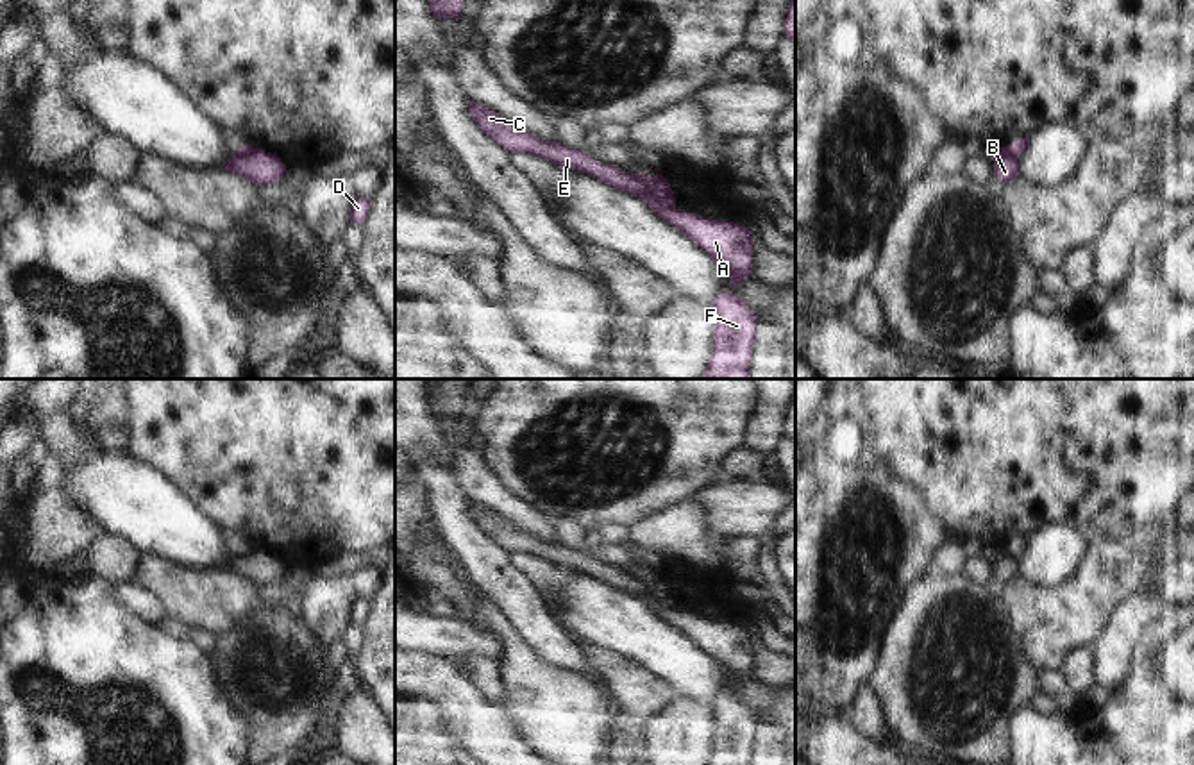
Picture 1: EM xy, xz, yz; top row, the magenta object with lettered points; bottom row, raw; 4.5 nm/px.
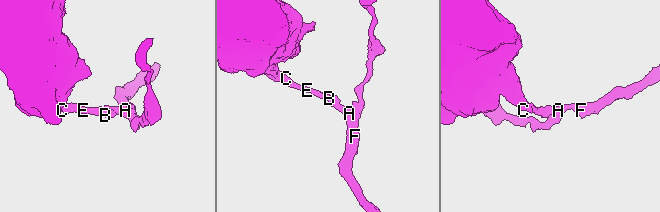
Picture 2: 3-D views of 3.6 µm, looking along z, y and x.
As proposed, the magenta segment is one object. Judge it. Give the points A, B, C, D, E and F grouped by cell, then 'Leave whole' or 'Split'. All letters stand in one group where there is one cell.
Groups: A D F / B C E. Split

